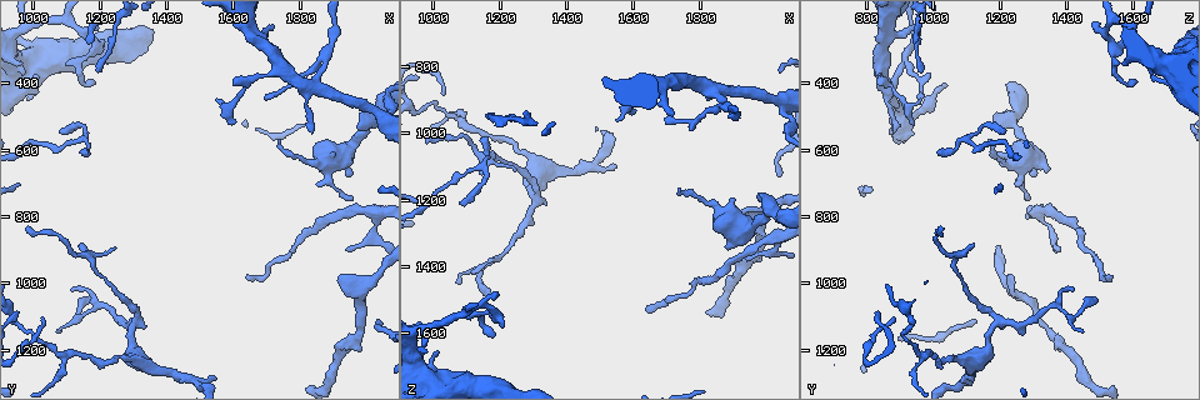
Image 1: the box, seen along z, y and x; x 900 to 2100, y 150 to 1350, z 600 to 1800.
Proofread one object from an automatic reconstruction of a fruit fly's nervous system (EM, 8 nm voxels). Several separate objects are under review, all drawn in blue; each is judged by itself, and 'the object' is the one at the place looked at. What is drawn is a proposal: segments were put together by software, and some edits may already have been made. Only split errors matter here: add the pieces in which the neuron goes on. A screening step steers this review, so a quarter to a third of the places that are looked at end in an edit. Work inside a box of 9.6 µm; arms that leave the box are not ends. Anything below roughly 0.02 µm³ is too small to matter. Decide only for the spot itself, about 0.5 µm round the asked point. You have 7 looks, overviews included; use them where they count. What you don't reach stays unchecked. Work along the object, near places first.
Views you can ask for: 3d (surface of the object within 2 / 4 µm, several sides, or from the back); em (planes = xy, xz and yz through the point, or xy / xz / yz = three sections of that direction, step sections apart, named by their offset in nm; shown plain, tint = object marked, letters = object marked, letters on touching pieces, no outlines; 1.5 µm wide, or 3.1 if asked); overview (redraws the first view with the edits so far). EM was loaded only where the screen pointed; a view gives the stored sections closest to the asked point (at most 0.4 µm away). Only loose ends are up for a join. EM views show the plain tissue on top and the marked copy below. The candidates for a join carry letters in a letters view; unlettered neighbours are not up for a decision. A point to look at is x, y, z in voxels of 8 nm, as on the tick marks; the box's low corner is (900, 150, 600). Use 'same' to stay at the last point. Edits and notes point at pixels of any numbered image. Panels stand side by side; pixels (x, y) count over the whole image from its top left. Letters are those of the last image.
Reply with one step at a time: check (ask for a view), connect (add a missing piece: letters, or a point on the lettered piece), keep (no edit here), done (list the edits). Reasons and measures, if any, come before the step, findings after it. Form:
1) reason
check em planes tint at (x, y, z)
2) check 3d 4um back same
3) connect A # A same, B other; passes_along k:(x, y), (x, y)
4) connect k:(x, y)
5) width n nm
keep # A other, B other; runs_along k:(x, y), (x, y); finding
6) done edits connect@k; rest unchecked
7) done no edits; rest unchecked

check em planes letters at (1120, 1020, 1420)

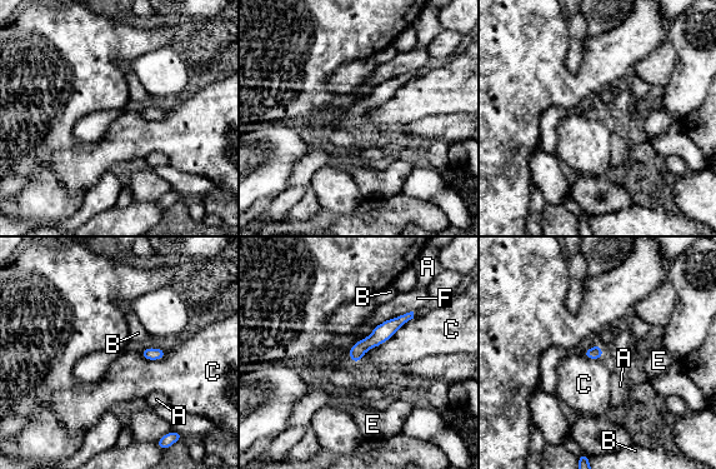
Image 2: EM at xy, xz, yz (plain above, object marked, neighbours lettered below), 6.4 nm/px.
longest_contact C 440 nm
keep # A other, B other, C other, E other, F other; border 2:(414, 318), (359, 359); none of them fits

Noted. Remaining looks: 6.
an open end
check em xy step 4 letters at (980, 840, 1030)

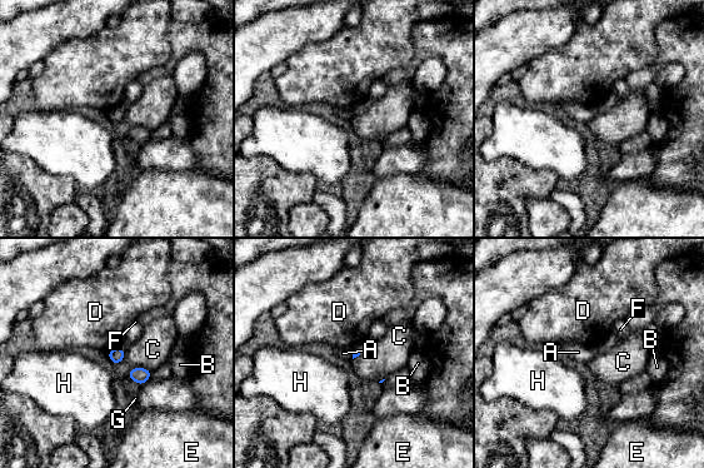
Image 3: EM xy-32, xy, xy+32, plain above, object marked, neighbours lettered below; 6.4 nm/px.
another direction
check em planes letters same

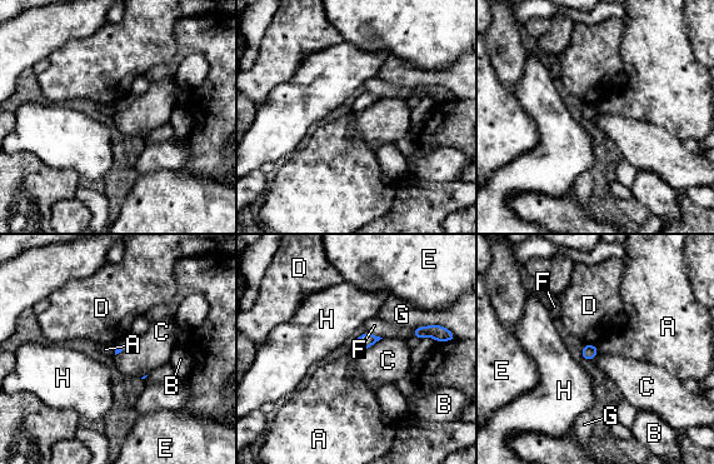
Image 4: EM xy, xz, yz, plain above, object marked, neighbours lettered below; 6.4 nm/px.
keep # A other, B other, C other, D other, E other, F other, G other, H other; border 4:(383, 338), (354, 354); none of them fits

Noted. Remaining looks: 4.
branch stops here
check 3d 2um at (1730, 580, 1160)

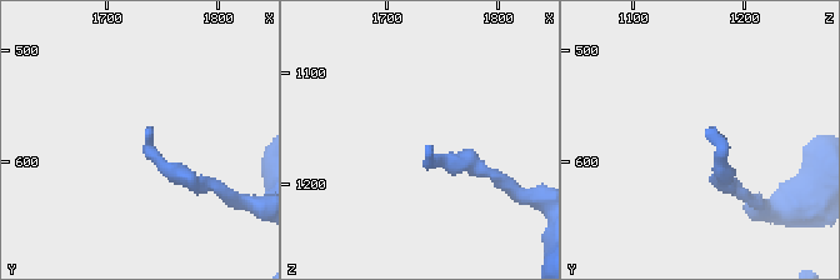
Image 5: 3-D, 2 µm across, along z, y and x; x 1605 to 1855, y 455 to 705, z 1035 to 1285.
now the EM
check em xy step 8 tint at (1736, 572, 1170)

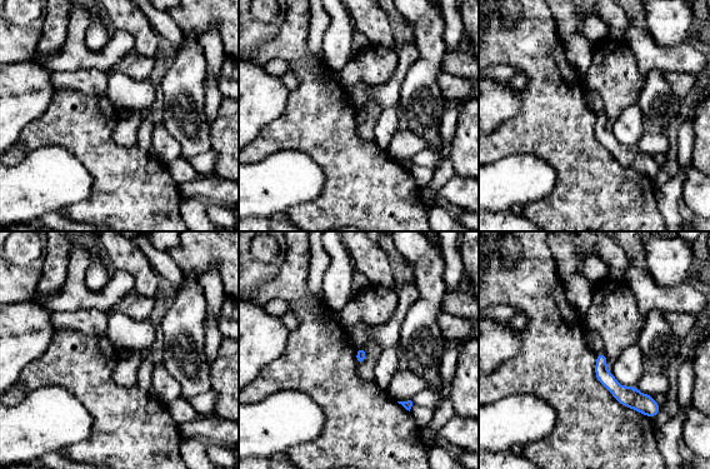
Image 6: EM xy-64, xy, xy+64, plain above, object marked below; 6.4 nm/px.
another direction
check em planes letters same

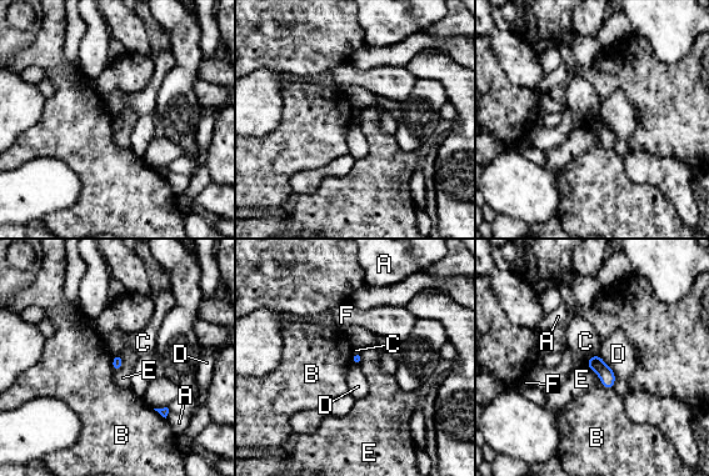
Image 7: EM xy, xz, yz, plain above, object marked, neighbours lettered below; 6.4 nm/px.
keep # A other, B other, C other, D other, E other, F other; border 7:(598, 354), (588, 357); none of them fits

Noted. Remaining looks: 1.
done no edits; rest unchecked

